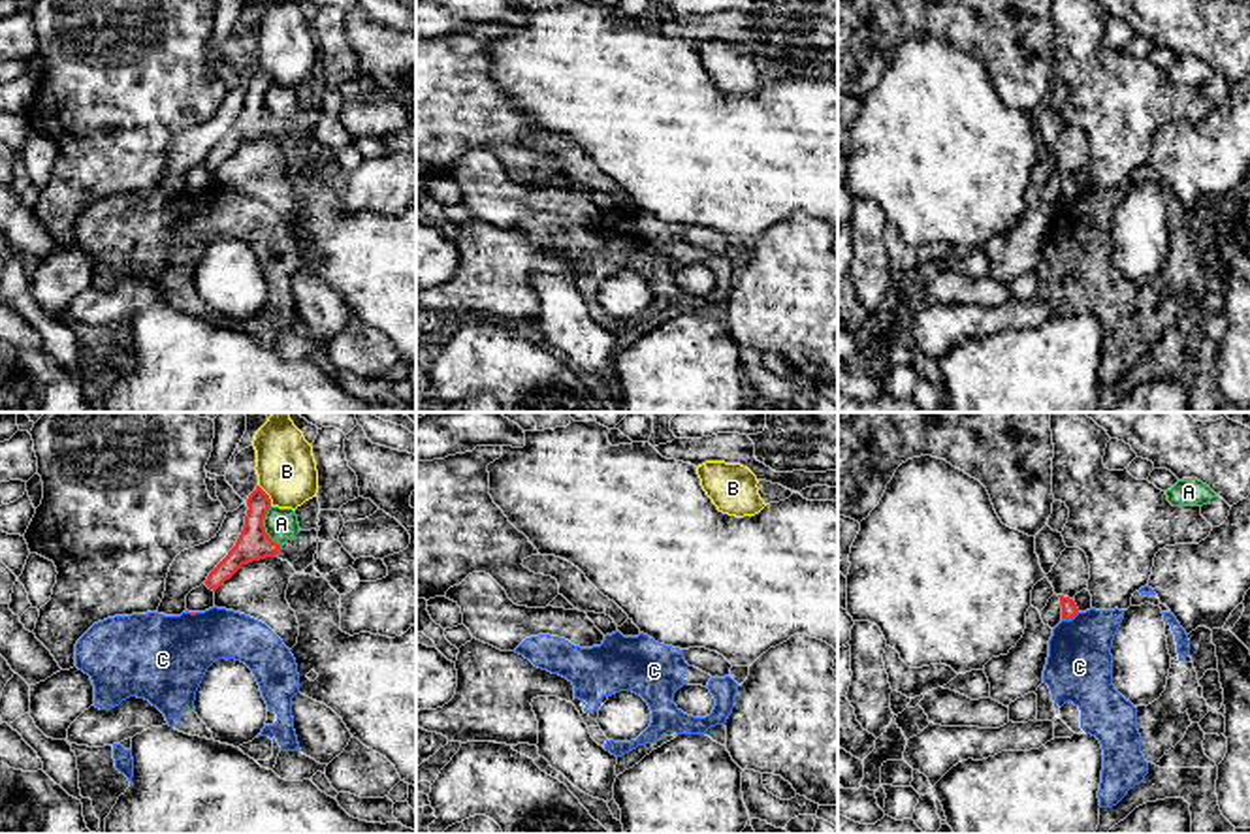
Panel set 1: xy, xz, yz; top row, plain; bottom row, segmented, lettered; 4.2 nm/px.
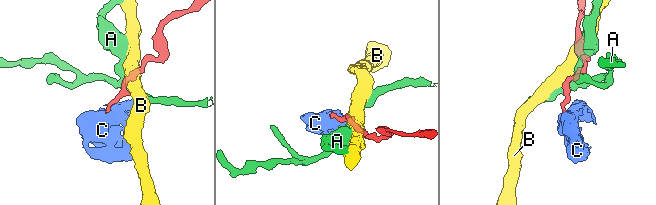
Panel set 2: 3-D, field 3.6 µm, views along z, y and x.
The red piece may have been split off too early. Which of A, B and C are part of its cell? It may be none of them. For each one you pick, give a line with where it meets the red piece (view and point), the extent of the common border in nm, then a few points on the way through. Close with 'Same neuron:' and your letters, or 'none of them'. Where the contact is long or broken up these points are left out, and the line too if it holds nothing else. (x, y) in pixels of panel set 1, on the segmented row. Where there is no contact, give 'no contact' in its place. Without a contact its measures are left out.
Same neuron: none of them

